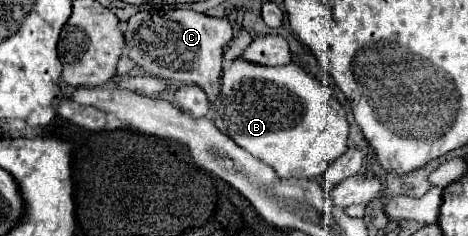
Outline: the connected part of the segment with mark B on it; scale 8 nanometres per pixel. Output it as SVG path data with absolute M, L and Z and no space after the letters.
M236 57L222 73L218 101L214 101L214 125L226 133L238 147L246 149L266 165L274 167L280 177L296 177L296 179L316 179L320 177L328 165L346 153L348 145L348 121L346 111L340 101L333 95L333 90L312 75L308 75L300 65L288 63L282 67L268 65L250 65L250 61L242 61Z

